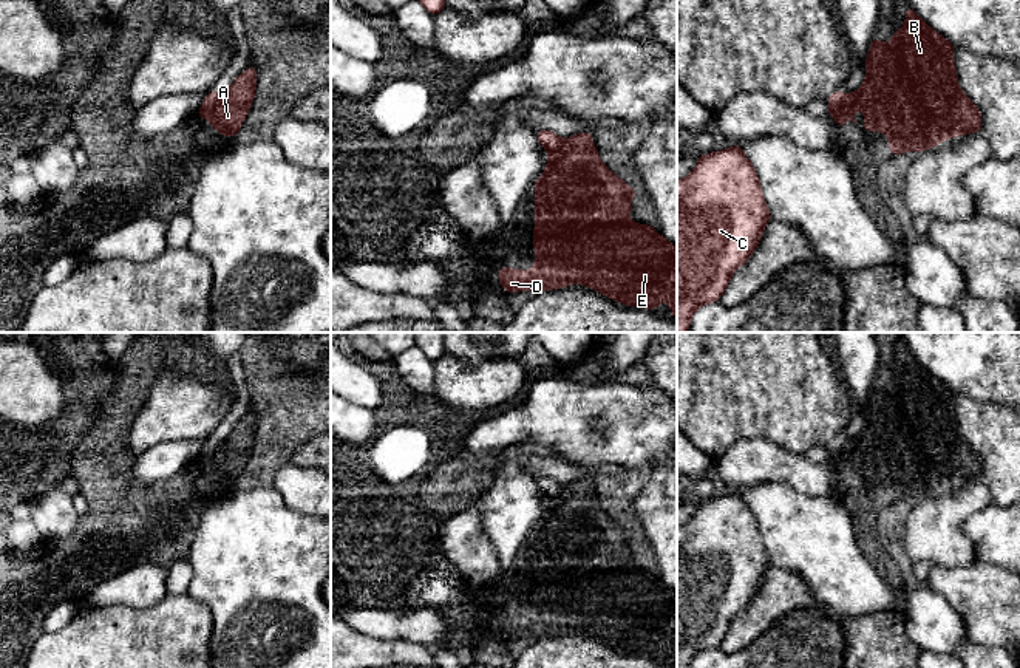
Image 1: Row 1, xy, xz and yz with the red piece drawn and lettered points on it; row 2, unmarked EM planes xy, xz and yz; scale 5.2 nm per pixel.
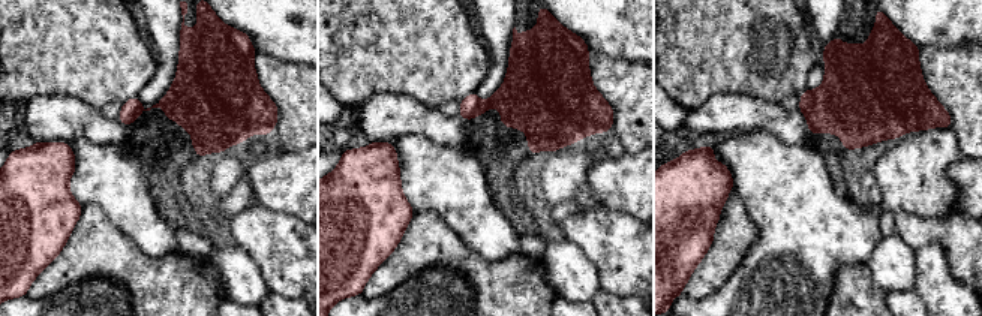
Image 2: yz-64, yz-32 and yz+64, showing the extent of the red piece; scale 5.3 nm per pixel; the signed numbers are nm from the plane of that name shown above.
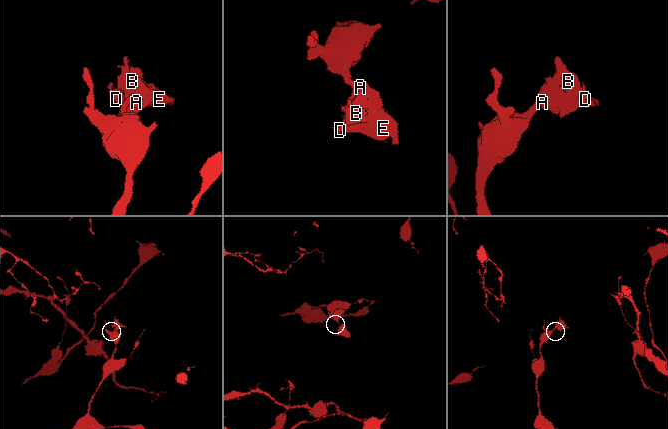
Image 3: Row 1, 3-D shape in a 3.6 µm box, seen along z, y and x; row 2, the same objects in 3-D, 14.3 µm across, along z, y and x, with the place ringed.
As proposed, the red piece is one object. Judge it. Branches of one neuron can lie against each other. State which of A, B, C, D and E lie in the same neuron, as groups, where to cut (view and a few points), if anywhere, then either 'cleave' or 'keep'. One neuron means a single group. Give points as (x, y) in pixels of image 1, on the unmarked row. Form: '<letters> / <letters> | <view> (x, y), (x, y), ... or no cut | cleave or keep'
A B D E / C | xy (218, 446), (209, 466) | cleave

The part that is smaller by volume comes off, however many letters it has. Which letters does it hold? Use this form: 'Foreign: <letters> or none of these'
Foreign: A, B, D, E

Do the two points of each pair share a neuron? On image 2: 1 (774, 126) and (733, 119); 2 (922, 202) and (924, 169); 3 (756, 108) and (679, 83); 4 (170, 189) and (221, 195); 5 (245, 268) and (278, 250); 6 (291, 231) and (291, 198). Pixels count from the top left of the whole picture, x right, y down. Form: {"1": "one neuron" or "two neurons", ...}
{"1": "one neuron", "2": "one neuron", "3": "two neurons", "4": "two neurons", "5": "two neurons", "6": "two neurons"}

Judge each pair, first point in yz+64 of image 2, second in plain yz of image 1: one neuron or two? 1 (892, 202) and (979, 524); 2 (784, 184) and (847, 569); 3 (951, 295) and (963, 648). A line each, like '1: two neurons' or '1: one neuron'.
1: two neurons
2: one neuron
3: one neuron

